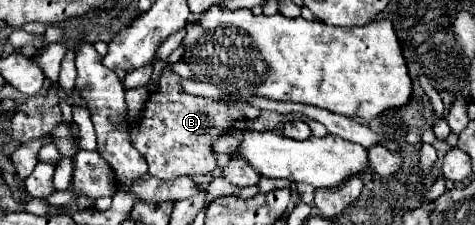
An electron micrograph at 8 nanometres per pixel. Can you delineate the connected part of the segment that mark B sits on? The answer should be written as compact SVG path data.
M165 66L155 92L147 98L143 112L135 124L127 126L131 144L143 154L149 162L147 176L159 180L173 180L177 176L195 176L195 174L211 174L217 166L217 156L213 152L213 144L229 134L235 122L247 120L241 108L213 100L191 96L183 90L181 78Z

